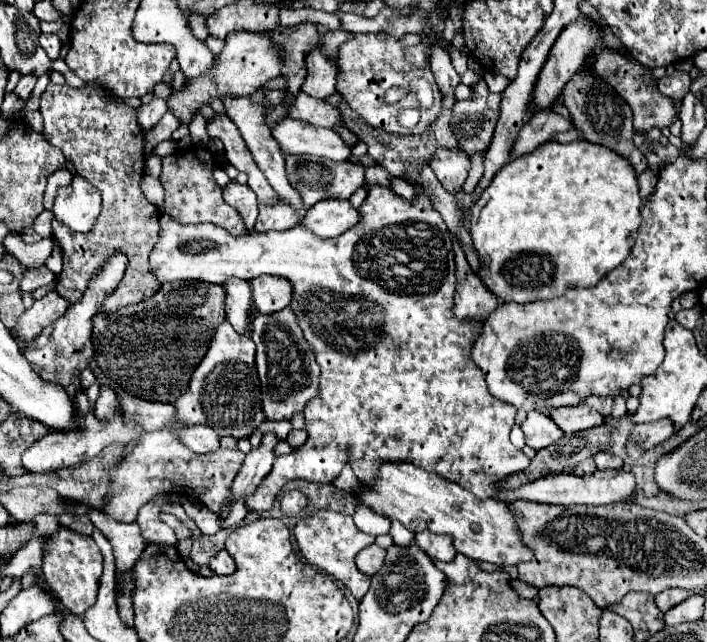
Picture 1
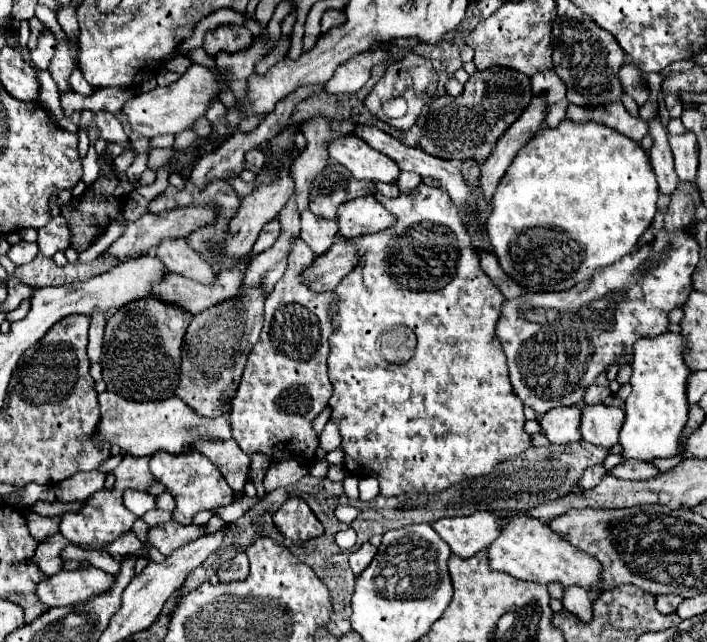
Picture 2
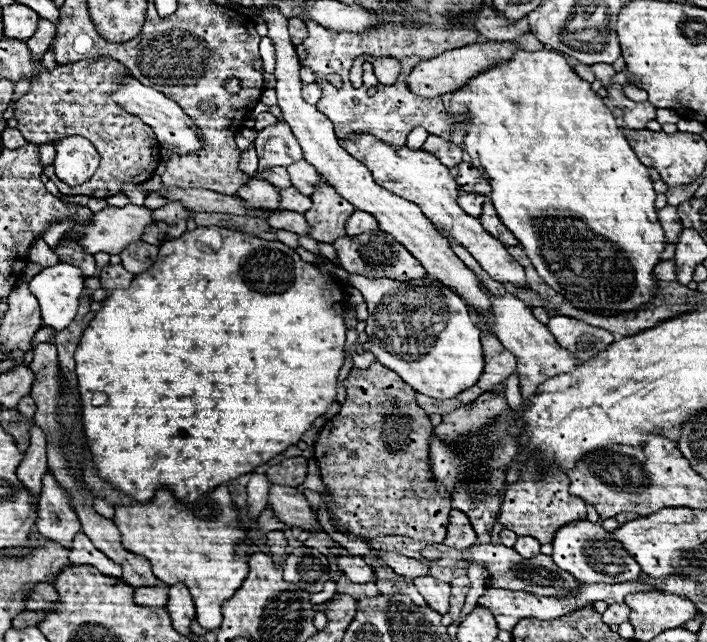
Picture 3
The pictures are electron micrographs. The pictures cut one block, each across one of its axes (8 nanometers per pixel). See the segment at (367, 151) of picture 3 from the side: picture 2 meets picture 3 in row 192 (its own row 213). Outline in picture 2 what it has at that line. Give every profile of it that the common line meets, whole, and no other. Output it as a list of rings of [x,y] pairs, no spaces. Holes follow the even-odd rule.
[[[420,184],[412,194],[400,194],[398,198],[390,200],[386,196],[376,194],[378,200],[398,218],[398,224],[392,228],[386,228],[376,234],[366,234],[360,238],[350,238],[362,254],[360,264],[354,272],[350,272],[342,282],[336,286],[336,294],[340,298],[338,312],[334,312],[334,324],[336,332],[330,338],[330,358],[328,358],[328,376],[334,386],[334,394],[330,398],[330,406],[334,408],[332,420],[338,424],[342,434],[342,448],[346,452],[344,468],[346,472],[354,474],[356,478],[374,476],[380,480],[380,494],[382,496],[398,496],[398,494],[418,494],[418,492],[440,492],[450,488],[452,484],[458,484],[466,478],[478,478],[492,472],[494,466],[498,466],[504,460],[510,460],[518,456],[522,450],[532,446],[530,434],[524,432],[524,404],[514,394],[514,388],[510,386],[506,356],[496,340],[496,324],[502,314],[502,304],[506,302],[504,294],[498,290],[494,282],[484,274],[480,268],[480,258],[474,252],[474,246],[470,242],[470,236],[466,234],[466,226],[462,226],[462,216],[454,202],[450,200],[448,192],[432,186]],[[402,334],[414,334],[414,344],[406,344],[406,338]]]

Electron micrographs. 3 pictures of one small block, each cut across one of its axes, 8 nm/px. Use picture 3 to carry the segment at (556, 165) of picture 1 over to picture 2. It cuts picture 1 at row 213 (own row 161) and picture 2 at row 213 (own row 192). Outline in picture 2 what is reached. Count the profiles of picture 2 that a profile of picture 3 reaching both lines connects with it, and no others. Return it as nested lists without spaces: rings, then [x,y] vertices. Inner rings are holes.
[[[564,118],[558,128],[542,128],[520,148],[494,192],[486,230],[502,270],[526,286],[526,290],[566,290],[588,280],[596,268],[614,264],[622,256],[634,252],[638,238],[654,220],[658,194],[656,174],[640,142],[604,124],[576,124]]]

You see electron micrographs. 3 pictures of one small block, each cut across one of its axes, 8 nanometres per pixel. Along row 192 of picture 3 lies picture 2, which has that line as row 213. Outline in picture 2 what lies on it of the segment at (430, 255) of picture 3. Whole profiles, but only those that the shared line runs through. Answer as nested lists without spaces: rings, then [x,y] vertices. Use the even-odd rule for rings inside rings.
[[[362,196],[338,208],[338,226],[340,236],[346,238],[374,234],[394,226],[394,214],[390,214],[374,196]]]

